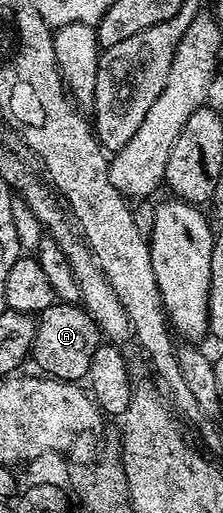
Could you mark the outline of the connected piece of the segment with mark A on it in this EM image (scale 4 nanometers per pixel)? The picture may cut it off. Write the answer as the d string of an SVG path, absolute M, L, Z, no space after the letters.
M56 302L38 314L37 322L30 355L37 369L55 380L78 382L85 378L88 366L92 366L92 354L104 340L90 313L74 302Z

